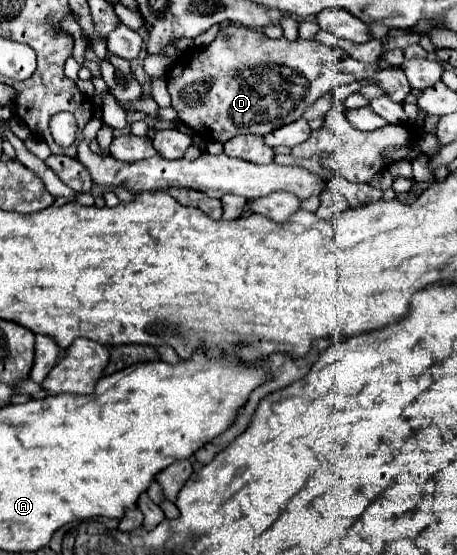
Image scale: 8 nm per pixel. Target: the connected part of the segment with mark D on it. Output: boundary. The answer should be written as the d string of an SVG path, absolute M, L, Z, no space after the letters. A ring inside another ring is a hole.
M228 25L222 27L218 37L204 49L206 51L194 51L194 65L184 61L176 63L176 69L170 71L168 93L172 107L178 111L178 119L198 135L208 137L208 141L226 143L242 133L266 135L300 119L306 107L334 87L354 81L370 79L398 103L410 93L402 69L380 69L378 63L360 63L344 51L314 39L270 39L262 31ZM188 65L192 71L186 71ZM186 87L188 93L182 93Z

